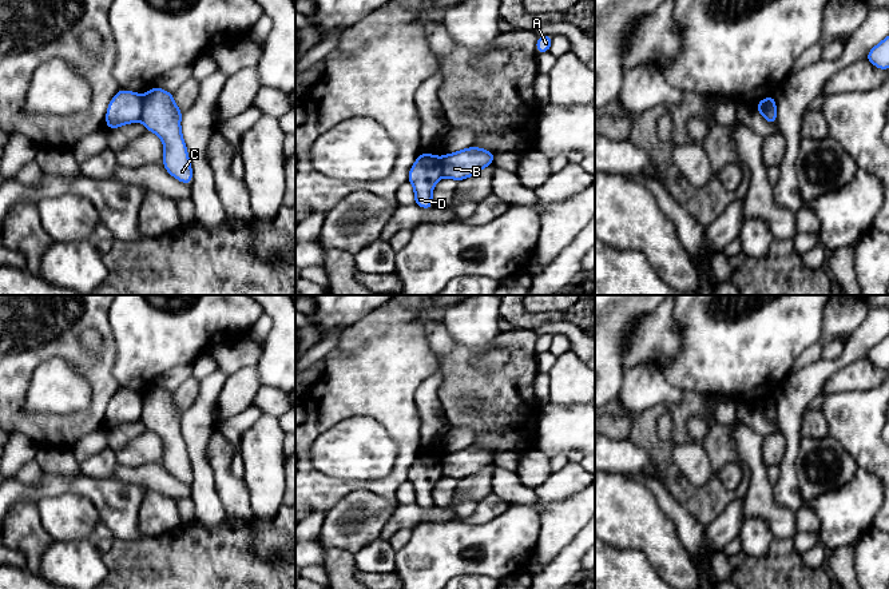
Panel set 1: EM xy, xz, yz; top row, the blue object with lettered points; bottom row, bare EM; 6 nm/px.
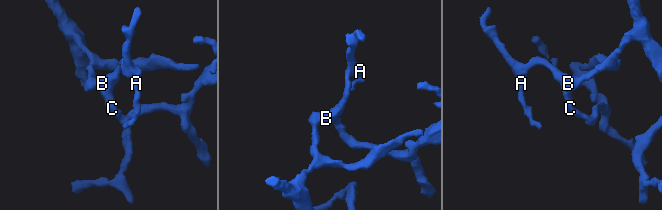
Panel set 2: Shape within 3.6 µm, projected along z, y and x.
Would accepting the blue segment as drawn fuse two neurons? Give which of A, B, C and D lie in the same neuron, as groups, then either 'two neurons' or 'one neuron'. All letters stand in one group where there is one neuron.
A B C / D; two neurons

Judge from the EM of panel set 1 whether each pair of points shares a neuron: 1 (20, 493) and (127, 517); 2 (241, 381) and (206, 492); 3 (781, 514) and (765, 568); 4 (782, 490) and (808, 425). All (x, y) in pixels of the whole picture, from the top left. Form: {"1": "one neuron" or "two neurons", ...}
{"1": "one neuron", "2": "two neurons", "3": "two neurons", "4": "two neurons"}

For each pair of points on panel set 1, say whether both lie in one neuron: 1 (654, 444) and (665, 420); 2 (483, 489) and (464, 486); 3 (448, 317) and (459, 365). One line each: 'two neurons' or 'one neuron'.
1: two neurons
2: one neuron
3: two neurons

